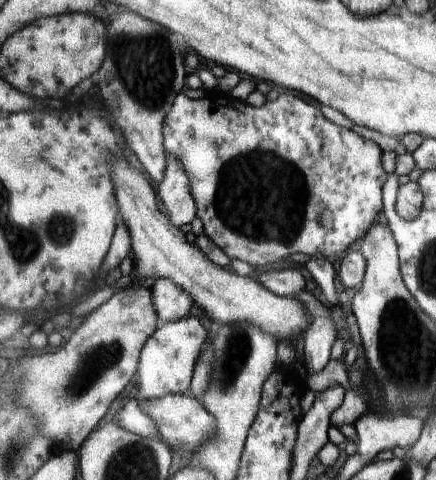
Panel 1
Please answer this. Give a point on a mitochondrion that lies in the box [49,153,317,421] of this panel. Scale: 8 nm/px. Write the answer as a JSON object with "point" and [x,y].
{"point":[99,360]}

